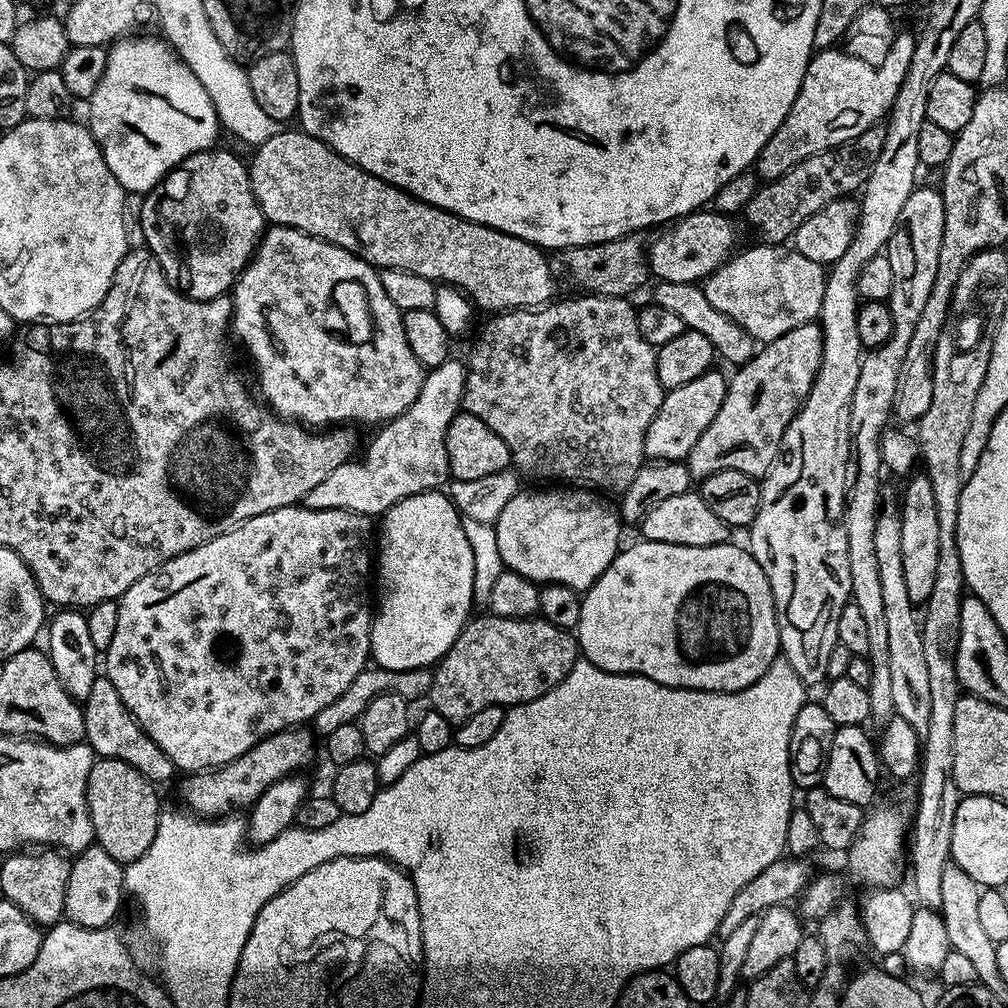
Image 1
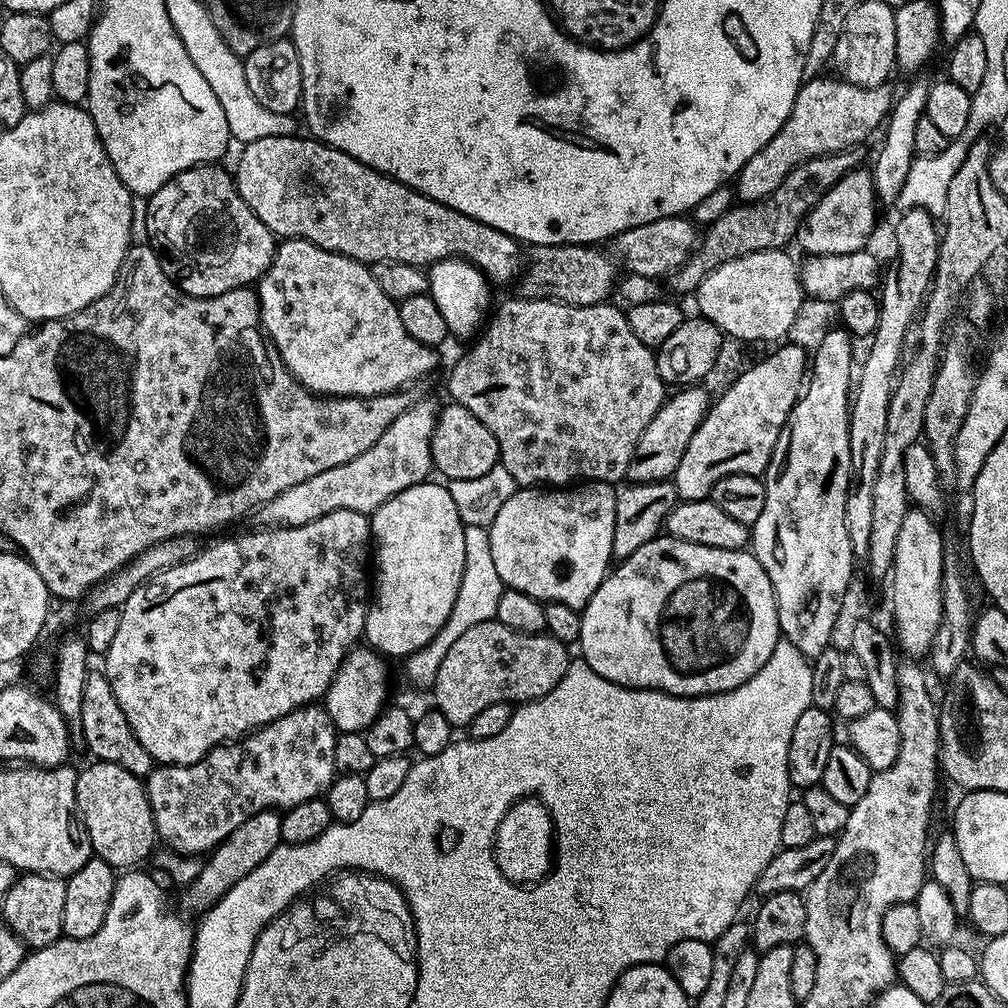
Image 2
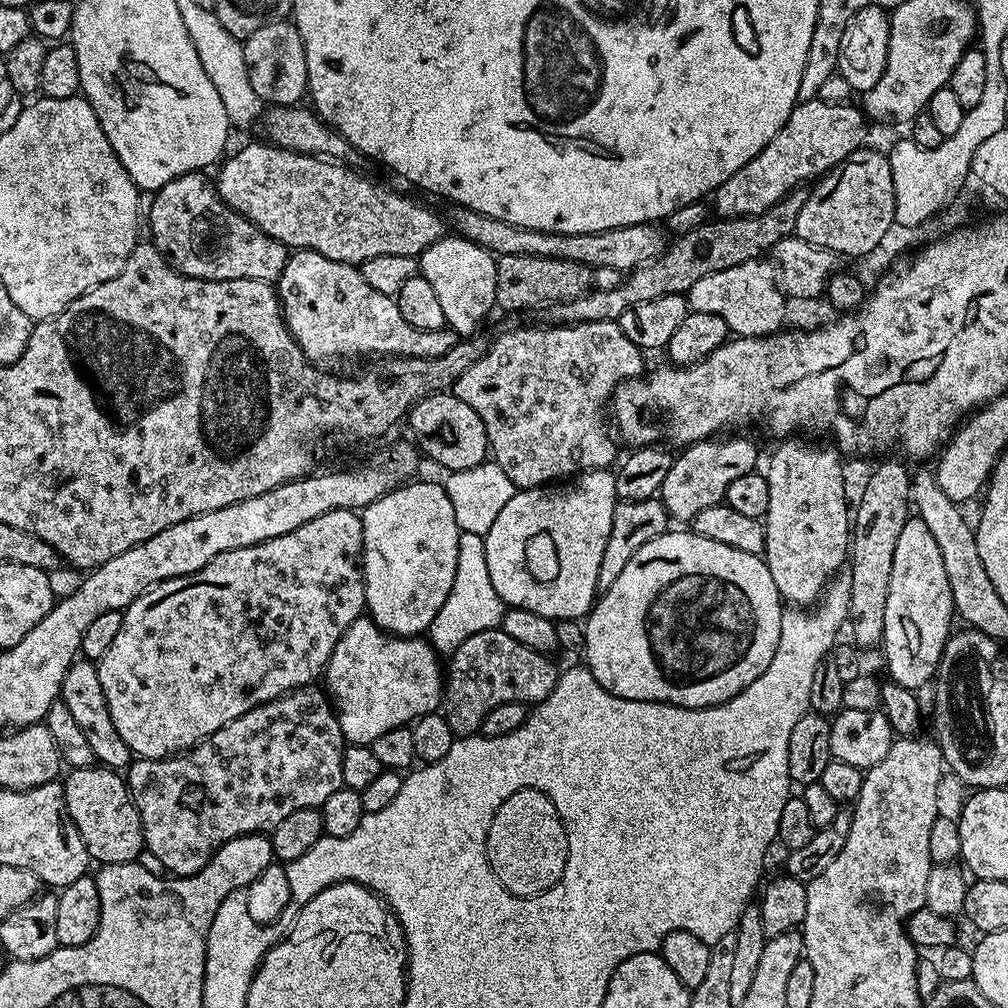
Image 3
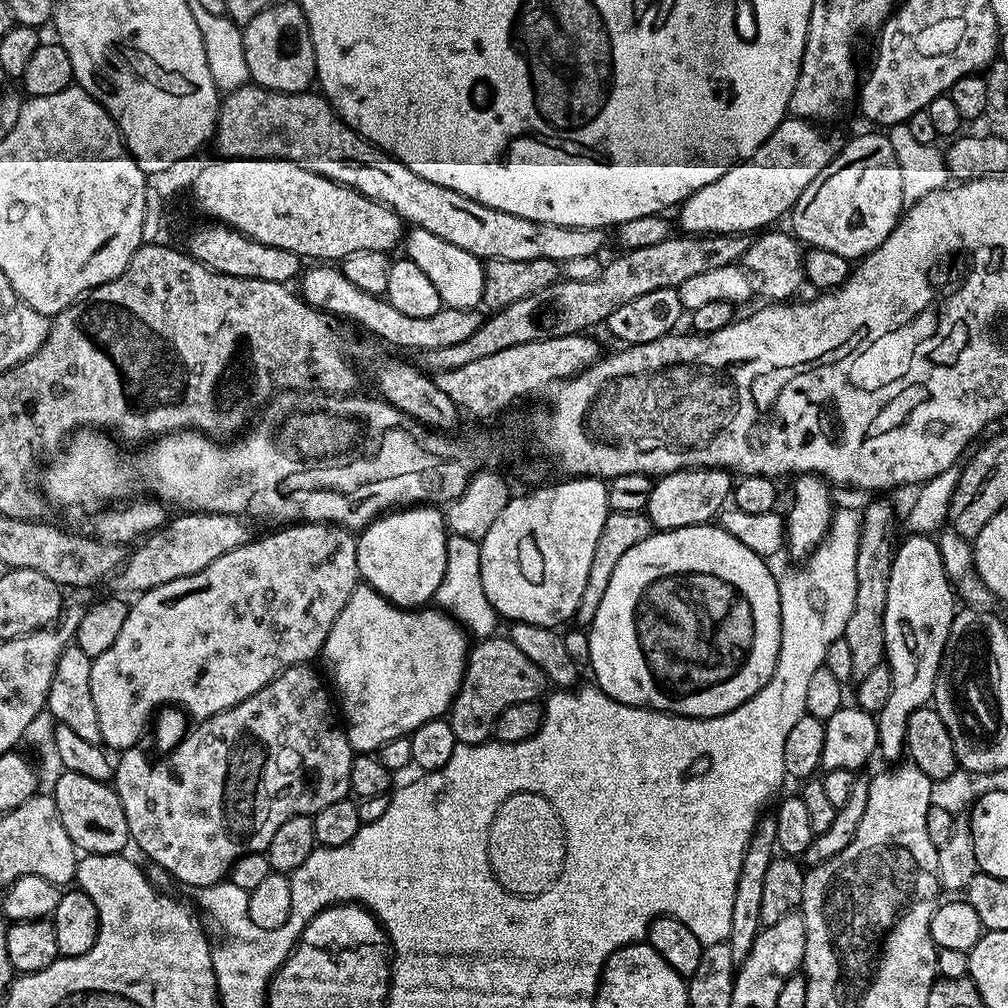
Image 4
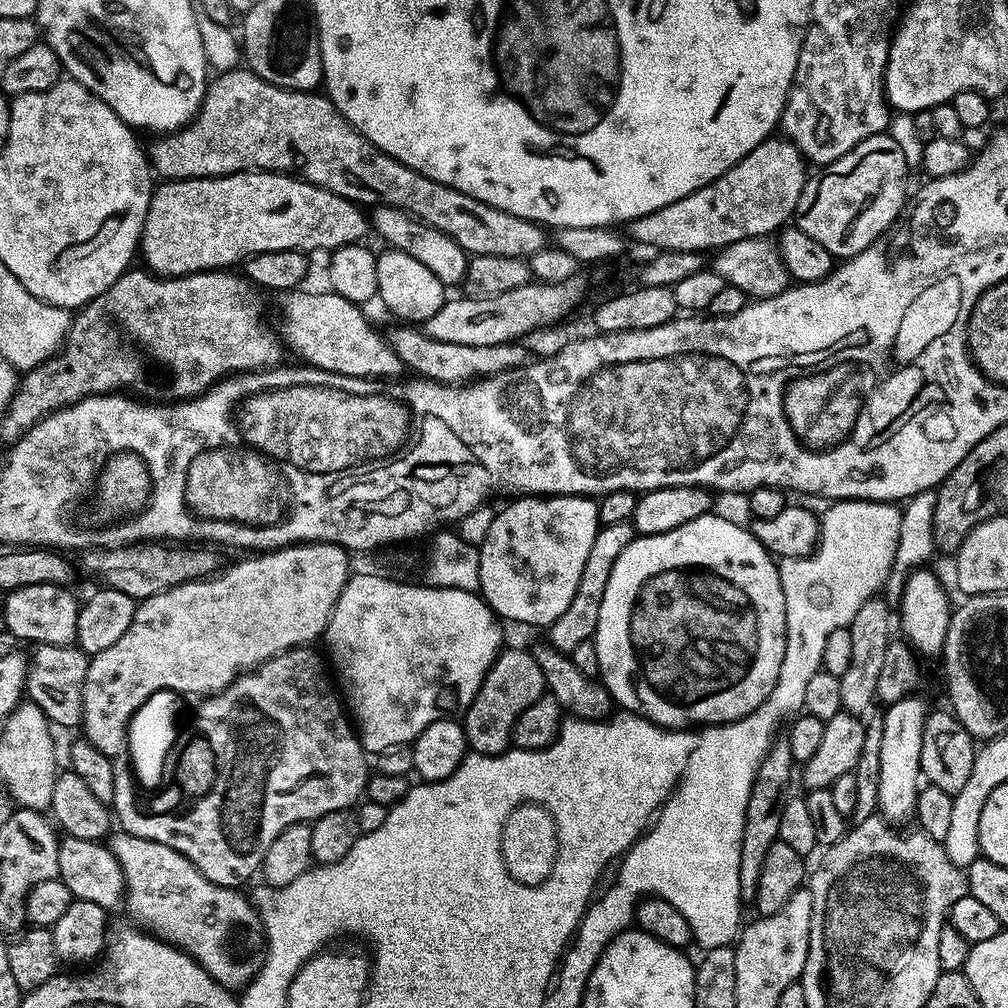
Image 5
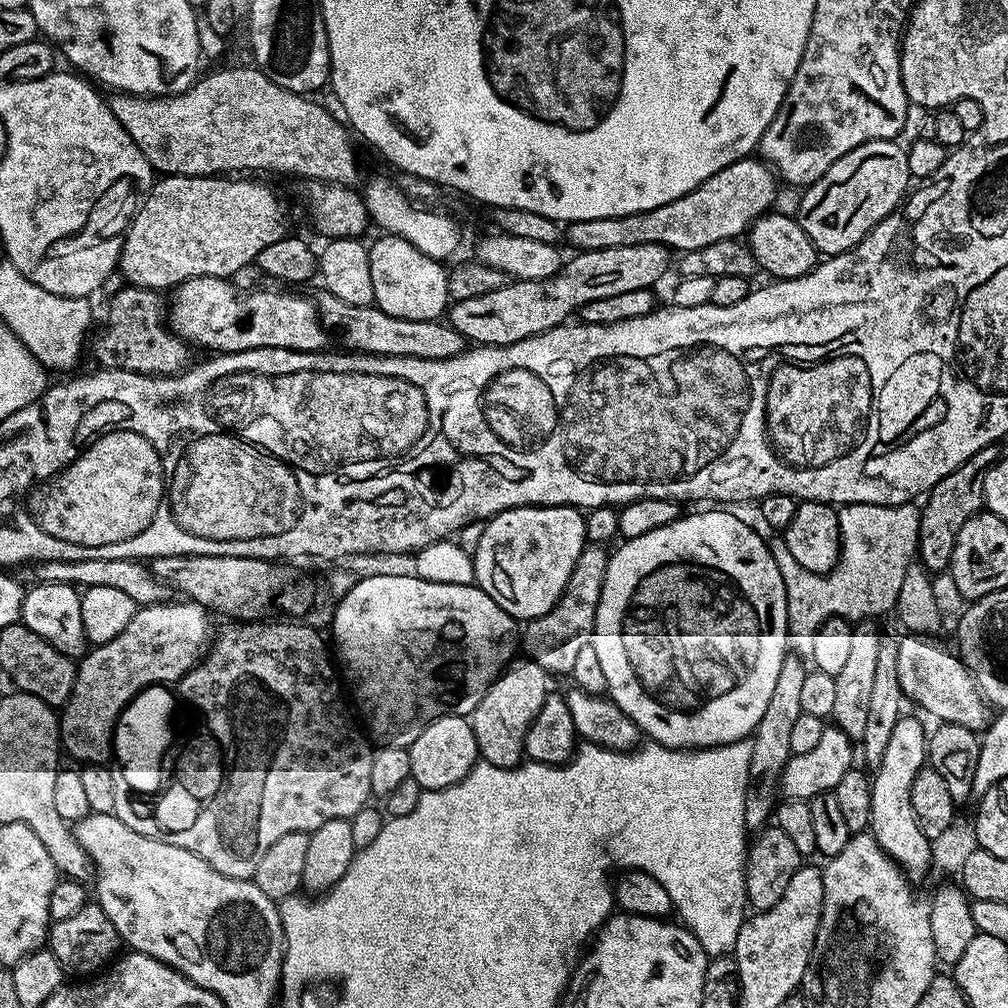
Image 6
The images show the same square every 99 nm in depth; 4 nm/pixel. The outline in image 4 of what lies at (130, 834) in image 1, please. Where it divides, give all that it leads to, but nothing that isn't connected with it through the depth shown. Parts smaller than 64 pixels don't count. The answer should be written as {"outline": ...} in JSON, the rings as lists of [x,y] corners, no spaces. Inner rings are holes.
{"outline":[[[61,771],[60,777],[56,780],[56,785],[50,789],[52,801],[58,806],[58,818],[62,818],[62,826],[66,826],[66,834],[70,838],[70,842],[84,854],[120,854],[125,851],[124,847],[129,847],[130,837],[128,834],[128,823],[126,822],[126,810],[122,810],[122,802],[120,795],[117,794],[115,787],[111,783],[95,780],[94,778],[86,778],[82,774],[74,774],[73,772]]]}

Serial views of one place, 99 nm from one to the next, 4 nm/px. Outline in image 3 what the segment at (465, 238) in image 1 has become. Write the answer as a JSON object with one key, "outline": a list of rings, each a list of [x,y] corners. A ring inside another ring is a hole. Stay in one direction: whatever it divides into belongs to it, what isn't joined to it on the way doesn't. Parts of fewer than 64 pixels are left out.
{"outline":[[[271,142],[263,143],[248,144],[238,149],[232,157],[229,155],[219,165],[220,177],[215,177],[214,183],[220,197],[235,212],[254,222],[254,226],[270,234],[270,238],[288,245],[289,249],[311,250],[326,254],[326,258],[359,266],[370,258],[378,258],[378,254],[419,258],[430,245],[446,235],[446,228],[434,209],[415,204],[410,197],[356,172],[360,170],[355,167],[322,156],[291,152]]]}

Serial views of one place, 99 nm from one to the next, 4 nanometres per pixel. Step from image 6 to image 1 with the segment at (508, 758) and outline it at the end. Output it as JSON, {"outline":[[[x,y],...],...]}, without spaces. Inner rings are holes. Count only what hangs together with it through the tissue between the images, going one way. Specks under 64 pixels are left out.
{"outline":[[[483,615],[468,620],[457,640],[432,672],[431,707],[453,726],[466,722],[466,718],[470,718],[470,714],[478,714],[478,710],[486,710],[486,706],[525,704],[546,694],[551,688],[558,686],[558,682],[562,682],[566,674],[570,674],[578,659],[578,641],[567,628],[559,628],[542,618],[519,620]]]}

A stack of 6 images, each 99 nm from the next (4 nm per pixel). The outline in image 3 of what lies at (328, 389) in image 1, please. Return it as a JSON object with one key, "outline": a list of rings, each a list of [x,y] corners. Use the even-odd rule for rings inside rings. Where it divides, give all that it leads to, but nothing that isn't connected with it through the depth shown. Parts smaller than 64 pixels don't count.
{"outline":[[[296,250],[289,255],[278,281],[278,295],[290,334],[306,358],[317,366],[332,366],[328,364],[336,364],[339,360],[356,360],[359,356],[438,358],[438,354],[446,354],[446,350],[450,350],[450,346],[454,346],[458,339],[456,333],[447,326],[438,330],[418,330],[418,326],[410,326],[410,322],[402,318],[395,299],[386,294],[378,294],[378,290],[374,290],[374,286],[362,278],[357,265],[338,262],[334,258],[326,258],[326,254],[311,250]]]}

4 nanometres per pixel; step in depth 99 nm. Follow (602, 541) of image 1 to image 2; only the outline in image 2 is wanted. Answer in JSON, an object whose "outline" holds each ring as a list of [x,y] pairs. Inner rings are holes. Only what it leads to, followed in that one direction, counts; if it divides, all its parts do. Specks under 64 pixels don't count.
{"outline":[[[600,481],[586,482],[571,488],[537,488],[528,486],[517,489],[509,501],[505,502],[502,510],[498,510],[498,518],[494,518],[491,528],[488,529],[490,540],[490,551],[493,554],[495,569],[498,570],[498,576],[504,584],[505,589],[513,588],[522,594],[530,594],[530,598],[541,602],[553,604],[562,602],[566,606],[577,610],[583,610],[590,602],[590,598],[598,590],[598,586],[604,581],[604,577],[610,571],[610,565],[613,563],[612,547],[614,546],[614,506],[616,505],[615,487],[611,484]]]}

